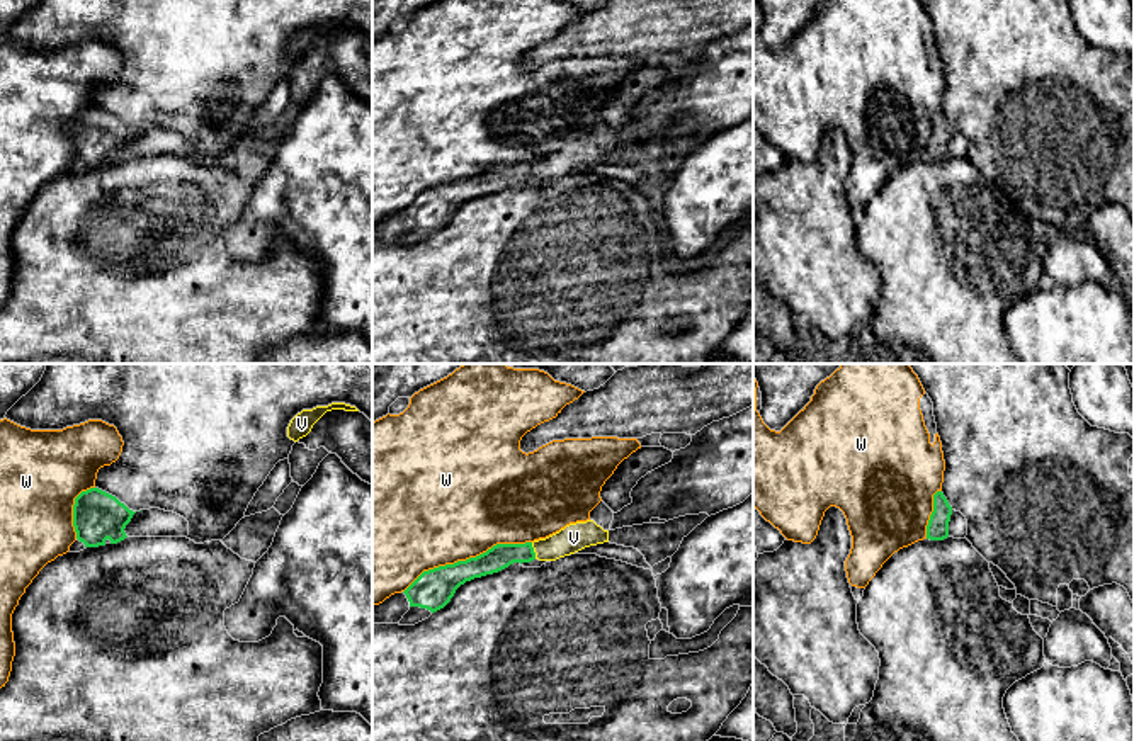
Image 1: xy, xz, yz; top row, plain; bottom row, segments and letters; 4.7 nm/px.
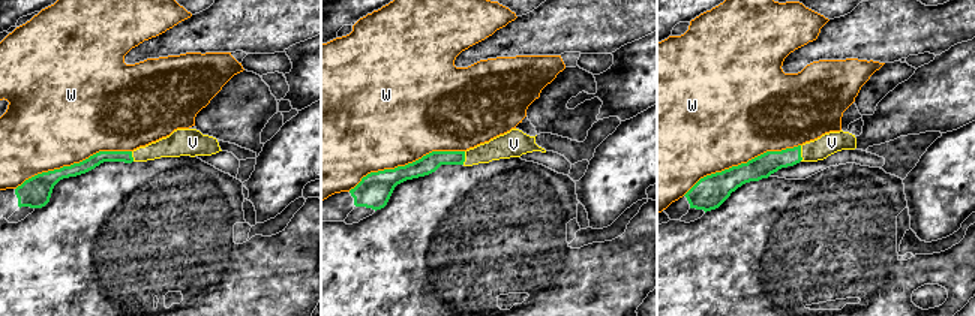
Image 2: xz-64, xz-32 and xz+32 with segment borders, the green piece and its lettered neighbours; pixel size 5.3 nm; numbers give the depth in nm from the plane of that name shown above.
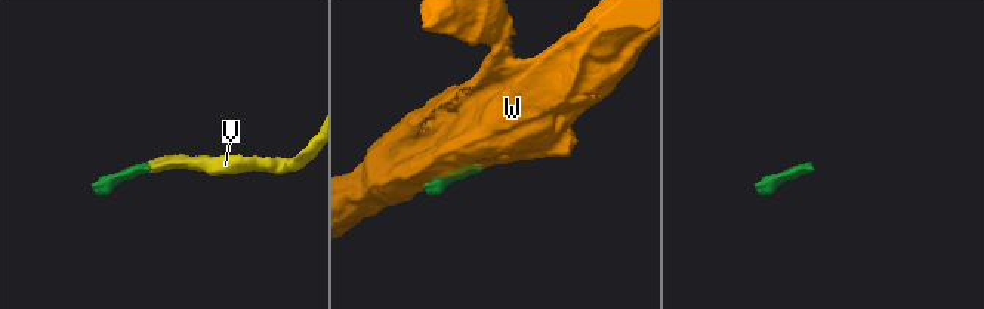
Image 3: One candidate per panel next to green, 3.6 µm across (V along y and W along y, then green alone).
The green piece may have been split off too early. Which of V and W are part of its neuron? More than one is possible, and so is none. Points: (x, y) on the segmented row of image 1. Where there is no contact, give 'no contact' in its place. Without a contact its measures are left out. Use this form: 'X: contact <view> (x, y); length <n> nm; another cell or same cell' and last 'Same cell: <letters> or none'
V: contact xz (532, 551); length 80 nm; same cell
W: contact xz (466, 559); length 650 nm; another cell
Same cell: V

